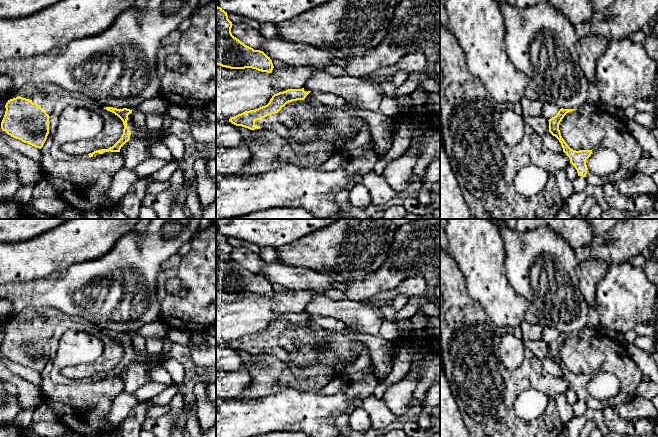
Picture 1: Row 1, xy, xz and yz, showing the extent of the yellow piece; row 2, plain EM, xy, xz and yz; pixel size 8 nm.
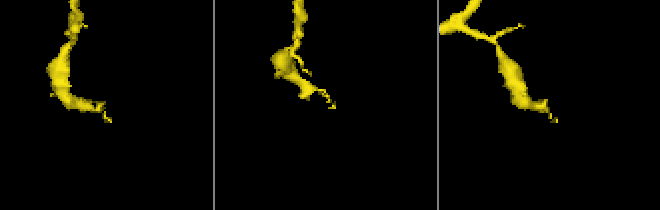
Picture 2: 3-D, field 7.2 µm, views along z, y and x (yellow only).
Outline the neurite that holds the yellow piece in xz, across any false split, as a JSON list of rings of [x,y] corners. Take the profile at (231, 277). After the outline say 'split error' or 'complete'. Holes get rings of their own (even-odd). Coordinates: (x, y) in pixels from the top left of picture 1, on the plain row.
[[[216,229],[216,288],[230,293],[252,292],[271,297],[274,290],[270,281],[234,261],[232,249],[227,236]]]; complete

